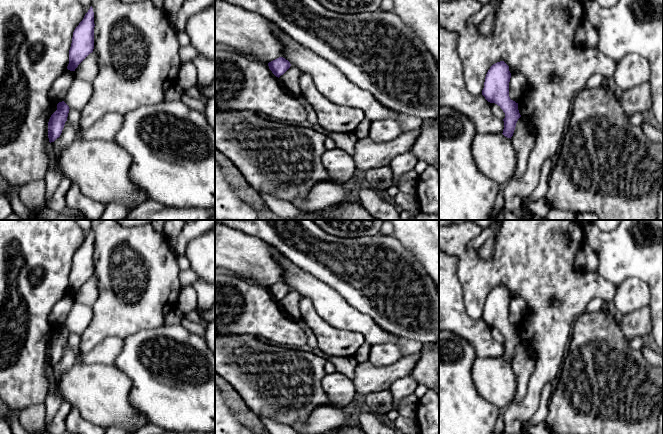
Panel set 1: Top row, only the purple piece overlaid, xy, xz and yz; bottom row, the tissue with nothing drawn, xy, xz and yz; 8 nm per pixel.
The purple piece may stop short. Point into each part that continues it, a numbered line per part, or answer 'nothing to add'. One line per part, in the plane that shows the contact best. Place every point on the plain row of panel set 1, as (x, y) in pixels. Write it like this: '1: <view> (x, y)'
nothing to add

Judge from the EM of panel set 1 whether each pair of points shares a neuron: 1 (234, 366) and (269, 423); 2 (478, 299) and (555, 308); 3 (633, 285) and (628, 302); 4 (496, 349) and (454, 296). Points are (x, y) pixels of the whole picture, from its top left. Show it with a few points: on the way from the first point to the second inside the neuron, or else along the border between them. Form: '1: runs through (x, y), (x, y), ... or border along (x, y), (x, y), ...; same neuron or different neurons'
1: border along (259, 418), (271, 417), (282, 423); different neurons
2: runs through (494, 279), (525, 279), (535, 289); same neuron
3: runs through (633, 289), (633, 293), (628, 298); same neuron
4: runs through (482, 339), (454, 310); same neuron

